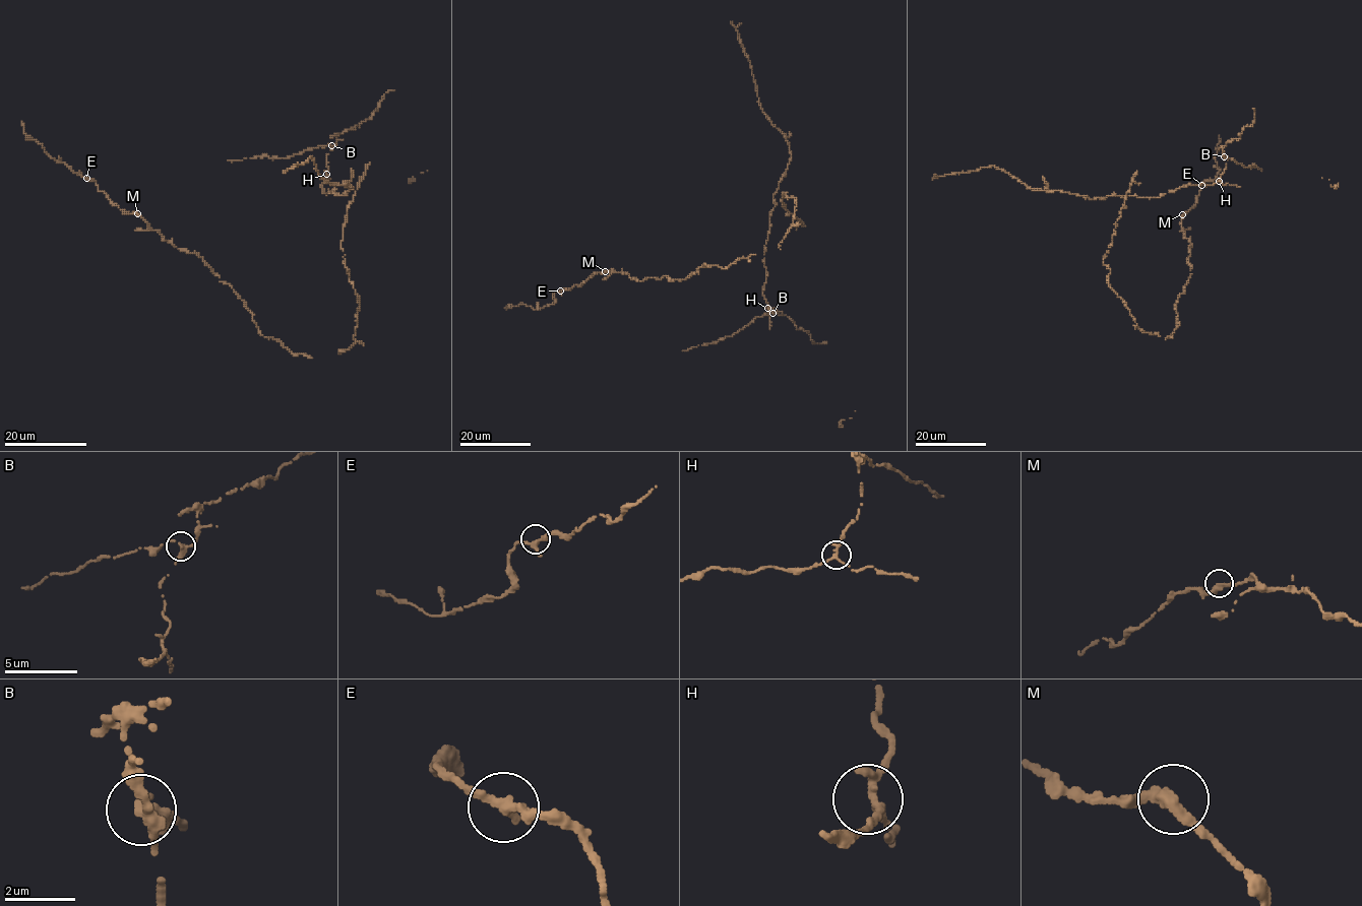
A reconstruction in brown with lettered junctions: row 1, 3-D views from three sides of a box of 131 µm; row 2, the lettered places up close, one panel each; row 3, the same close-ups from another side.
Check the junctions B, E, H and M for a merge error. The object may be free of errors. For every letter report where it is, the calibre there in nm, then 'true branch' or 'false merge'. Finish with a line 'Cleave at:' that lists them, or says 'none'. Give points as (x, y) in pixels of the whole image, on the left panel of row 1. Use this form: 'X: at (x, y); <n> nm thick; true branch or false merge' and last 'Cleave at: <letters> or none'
B: at (331, 145); 280 nm thick; false merge
E: at (86, 178); 280 nm thick; true branch
H: at (326, 174); 220 nm thick; true branch
M: at (137, 213); 320 nm thick; true branch
Cleave at: B

